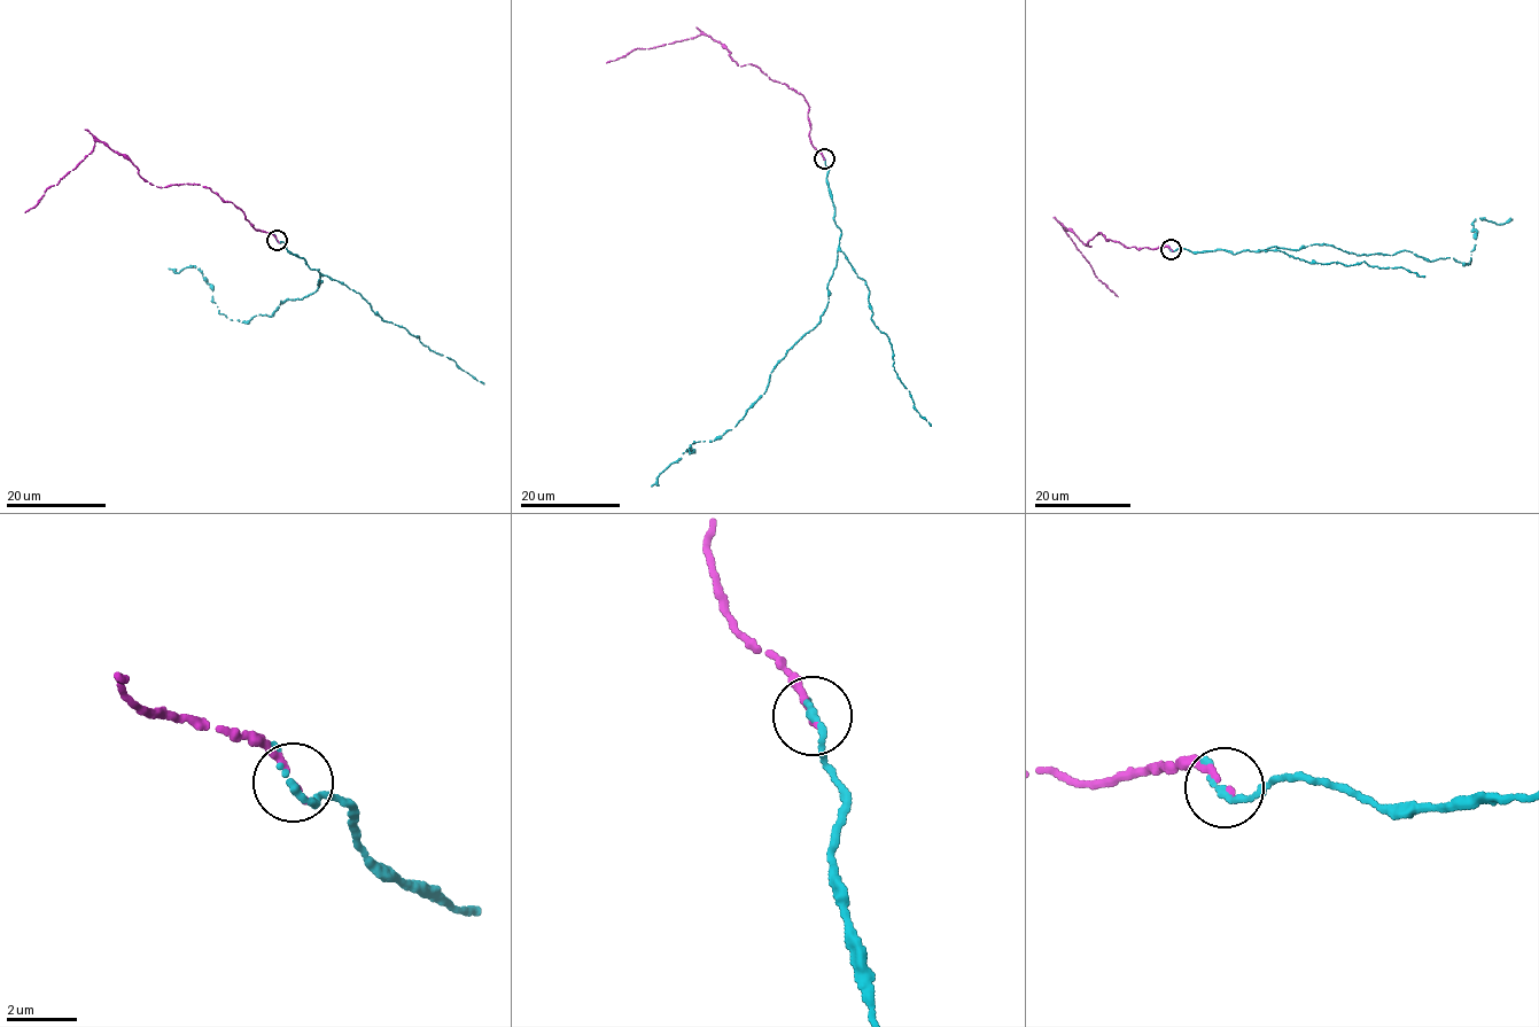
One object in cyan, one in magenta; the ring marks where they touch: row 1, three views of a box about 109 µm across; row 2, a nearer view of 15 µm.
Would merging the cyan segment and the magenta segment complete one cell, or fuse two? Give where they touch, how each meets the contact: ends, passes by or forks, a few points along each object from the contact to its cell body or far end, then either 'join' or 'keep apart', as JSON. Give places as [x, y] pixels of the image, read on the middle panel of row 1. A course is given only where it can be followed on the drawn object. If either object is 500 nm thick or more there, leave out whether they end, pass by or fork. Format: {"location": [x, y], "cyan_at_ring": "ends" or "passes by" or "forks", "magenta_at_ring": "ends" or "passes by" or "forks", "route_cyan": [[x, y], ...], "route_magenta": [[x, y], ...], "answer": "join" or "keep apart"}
{"location": [824, 158], "cyan_at_ring": "passes by", "magenta_at_ring": "ends", "route_cyan": [[824, 158], [841, 233], [819, 321], [775, 366], [736, 425], [719, 438], [693, 442], [693, 451], [651, 487]], "route_magenta": [[824, 158], [811, 142], [805, 98], [754, 64], [741, 65], [705, 34], [636, 48], [606, 62]], "answer": "join"}

